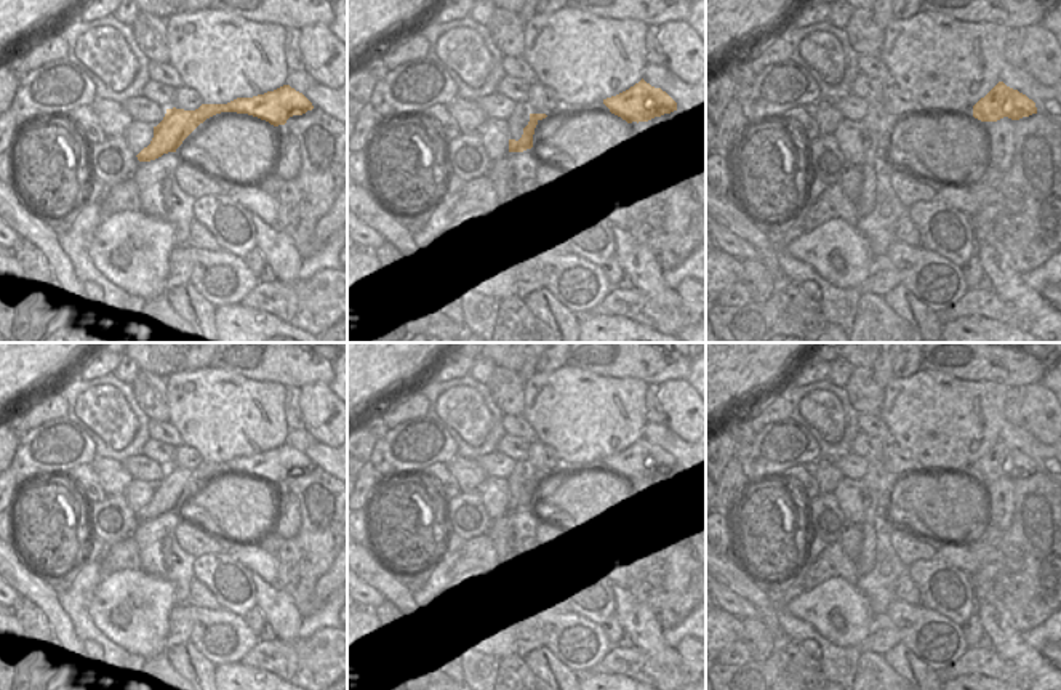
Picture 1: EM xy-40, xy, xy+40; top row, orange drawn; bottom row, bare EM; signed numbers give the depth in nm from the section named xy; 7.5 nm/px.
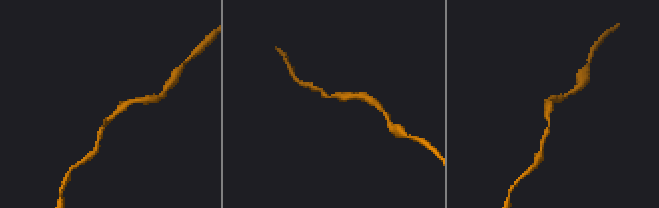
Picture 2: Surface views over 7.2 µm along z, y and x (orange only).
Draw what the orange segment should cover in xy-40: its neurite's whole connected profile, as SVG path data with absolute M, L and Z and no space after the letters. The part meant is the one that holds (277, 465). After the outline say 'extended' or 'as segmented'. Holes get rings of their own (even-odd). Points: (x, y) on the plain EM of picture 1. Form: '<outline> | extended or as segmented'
M290 443L253 456L237 456L227 463L202 463L195 469L166 467L163 479L154 485L150 503L136 515L139 520L150 520L163 512L176 511L200 482L221 471L248 472L278 485L285 483L290 475L312 467L312 461Z | as segmented

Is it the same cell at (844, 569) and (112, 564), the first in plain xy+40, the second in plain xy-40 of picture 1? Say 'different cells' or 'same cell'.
same cell

